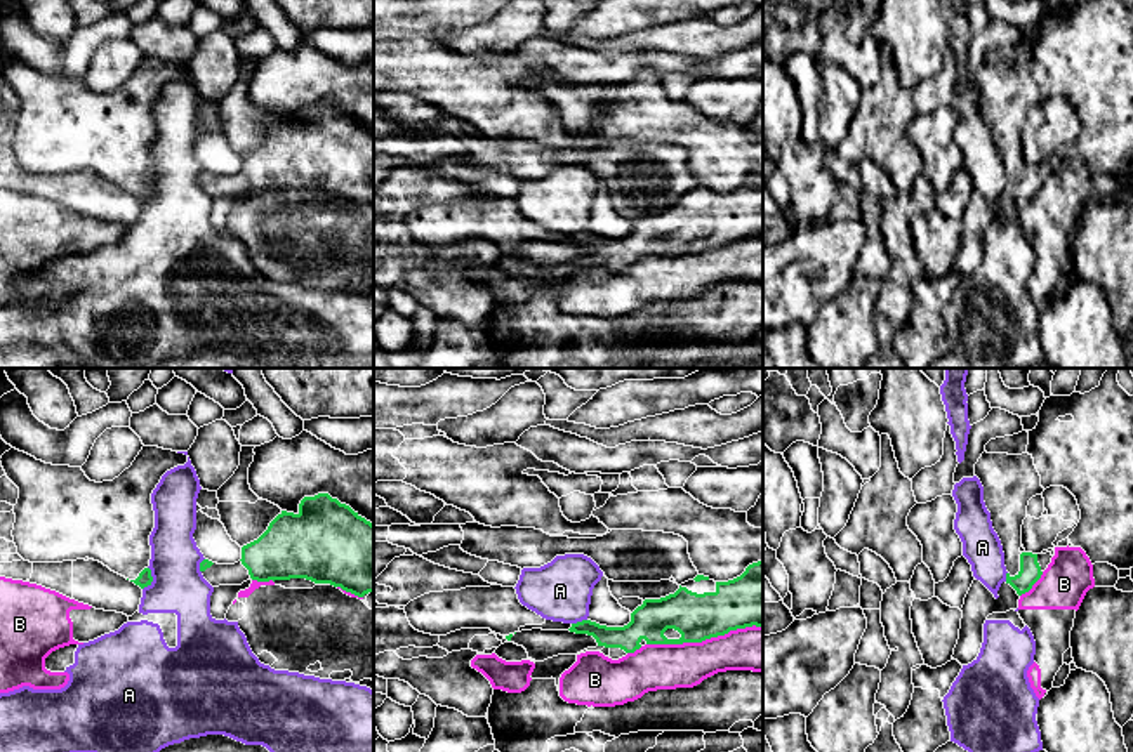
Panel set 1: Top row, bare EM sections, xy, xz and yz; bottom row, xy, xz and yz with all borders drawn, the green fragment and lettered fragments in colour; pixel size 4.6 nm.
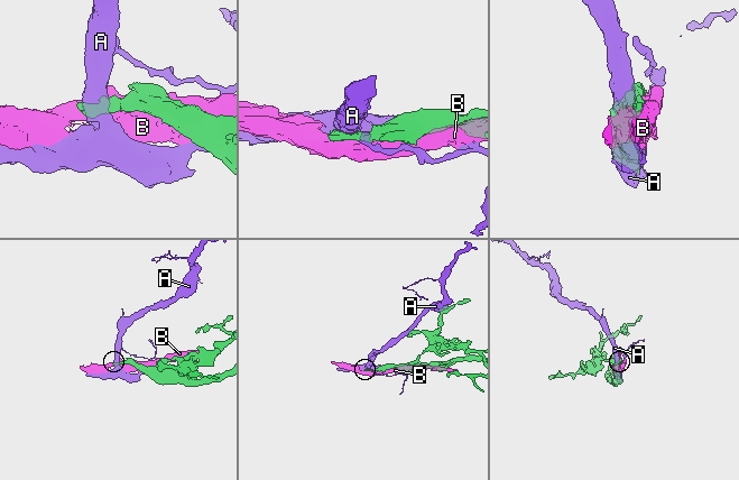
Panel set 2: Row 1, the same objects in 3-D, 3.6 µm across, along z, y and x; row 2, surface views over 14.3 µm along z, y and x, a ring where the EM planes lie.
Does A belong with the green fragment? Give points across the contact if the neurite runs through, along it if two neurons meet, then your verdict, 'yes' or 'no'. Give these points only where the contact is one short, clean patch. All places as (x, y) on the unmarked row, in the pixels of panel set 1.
border xy (148, 178), (152, 191), (143, 200); no

